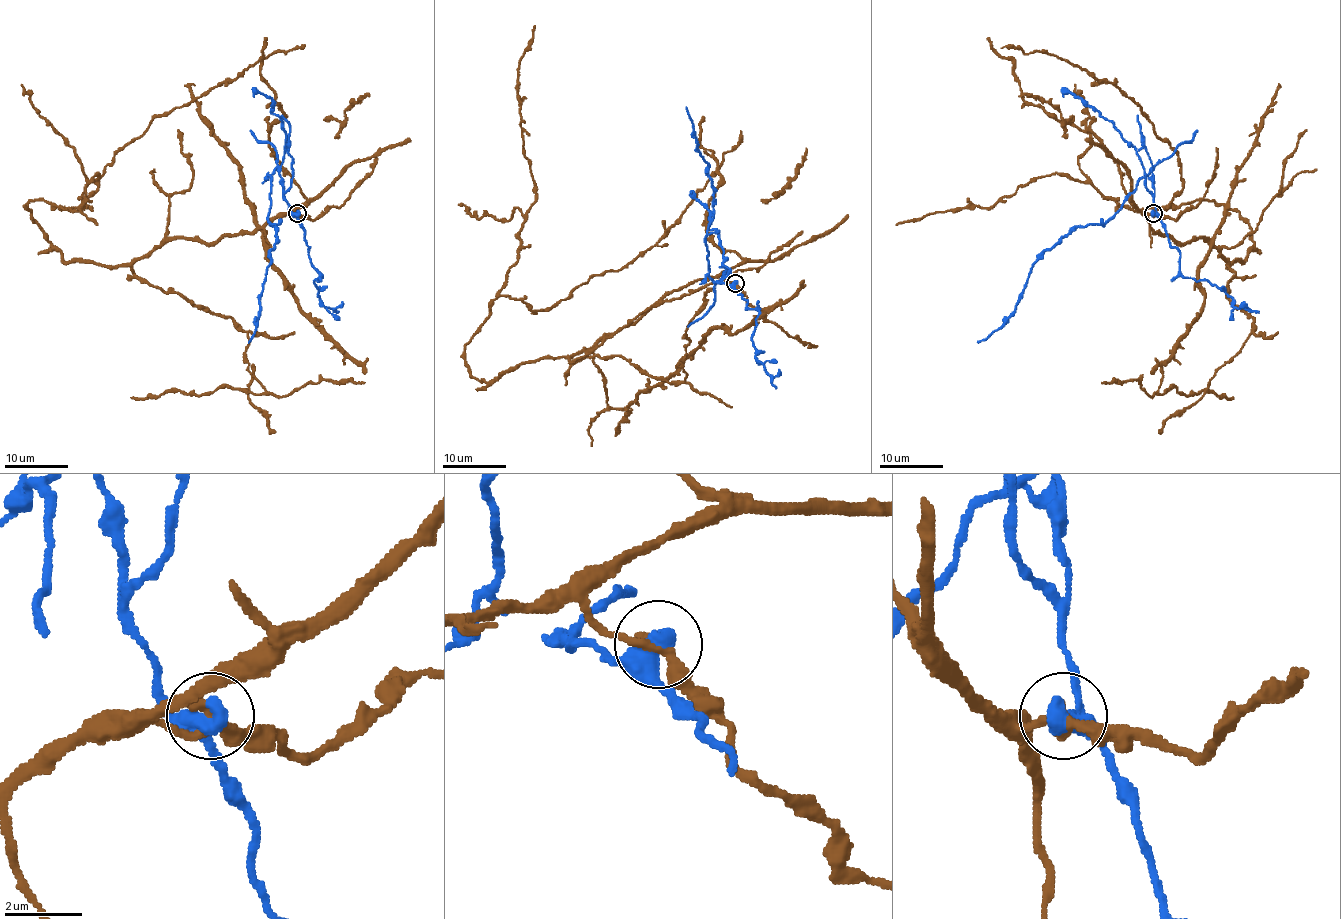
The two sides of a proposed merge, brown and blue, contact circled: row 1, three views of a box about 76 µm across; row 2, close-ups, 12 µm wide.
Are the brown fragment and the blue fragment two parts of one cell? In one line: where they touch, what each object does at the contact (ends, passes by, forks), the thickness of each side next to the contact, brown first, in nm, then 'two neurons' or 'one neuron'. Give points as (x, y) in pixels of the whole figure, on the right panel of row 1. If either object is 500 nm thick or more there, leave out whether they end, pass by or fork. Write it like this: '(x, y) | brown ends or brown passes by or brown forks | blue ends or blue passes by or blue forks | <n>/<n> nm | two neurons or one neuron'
(1153, 213) | brown passes by | blue passes by | 280/480 nm | two neurons

